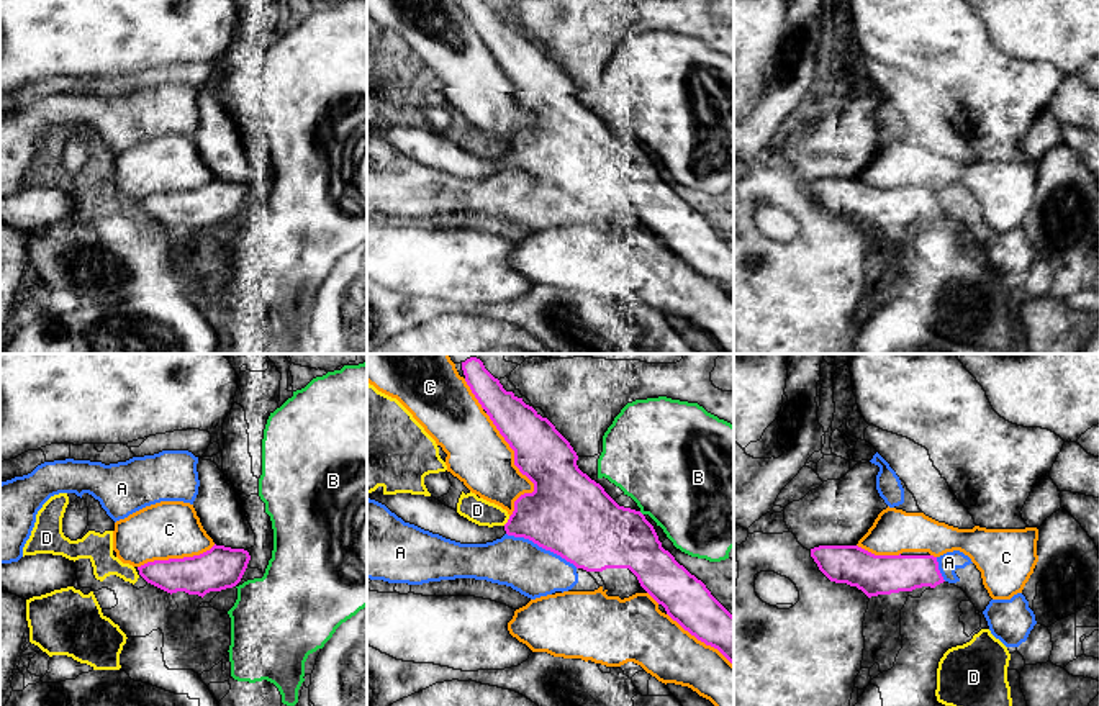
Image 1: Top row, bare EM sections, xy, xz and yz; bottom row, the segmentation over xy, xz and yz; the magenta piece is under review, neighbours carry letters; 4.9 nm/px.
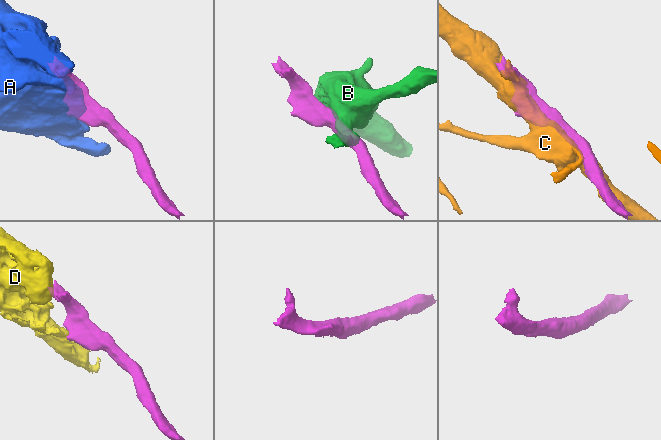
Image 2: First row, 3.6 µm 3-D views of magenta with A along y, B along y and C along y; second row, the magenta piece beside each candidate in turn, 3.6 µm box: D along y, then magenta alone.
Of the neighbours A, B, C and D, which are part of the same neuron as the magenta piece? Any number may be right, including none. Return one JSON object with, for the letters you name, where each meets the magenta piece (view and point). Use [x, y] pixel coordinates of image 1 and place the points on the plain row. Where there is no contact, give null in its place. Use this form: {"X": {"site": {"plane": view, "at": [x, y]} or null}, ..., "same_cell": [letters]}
{"same_cell": []}

